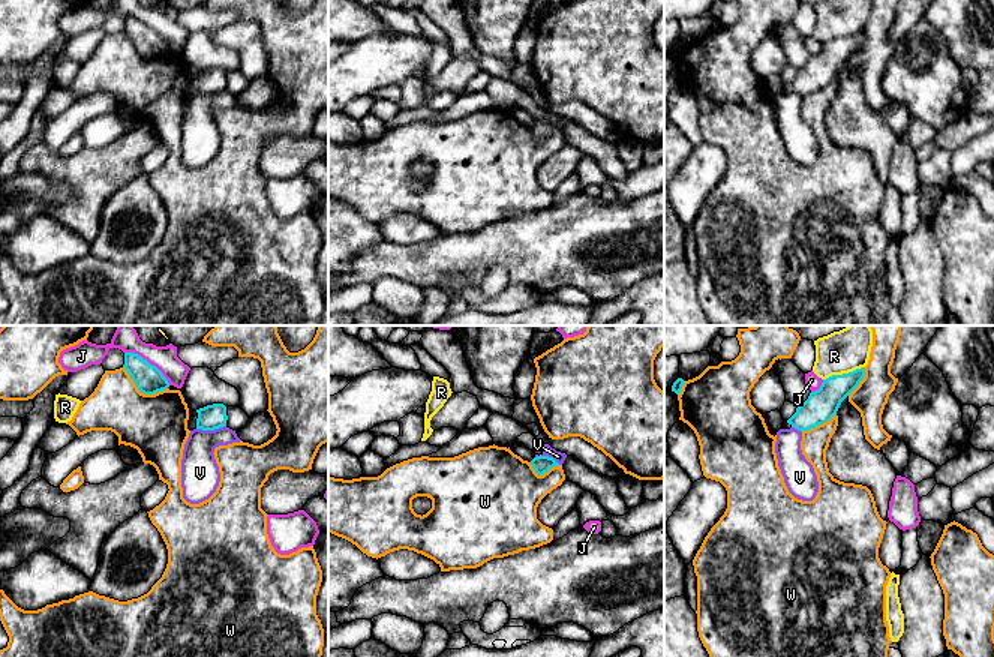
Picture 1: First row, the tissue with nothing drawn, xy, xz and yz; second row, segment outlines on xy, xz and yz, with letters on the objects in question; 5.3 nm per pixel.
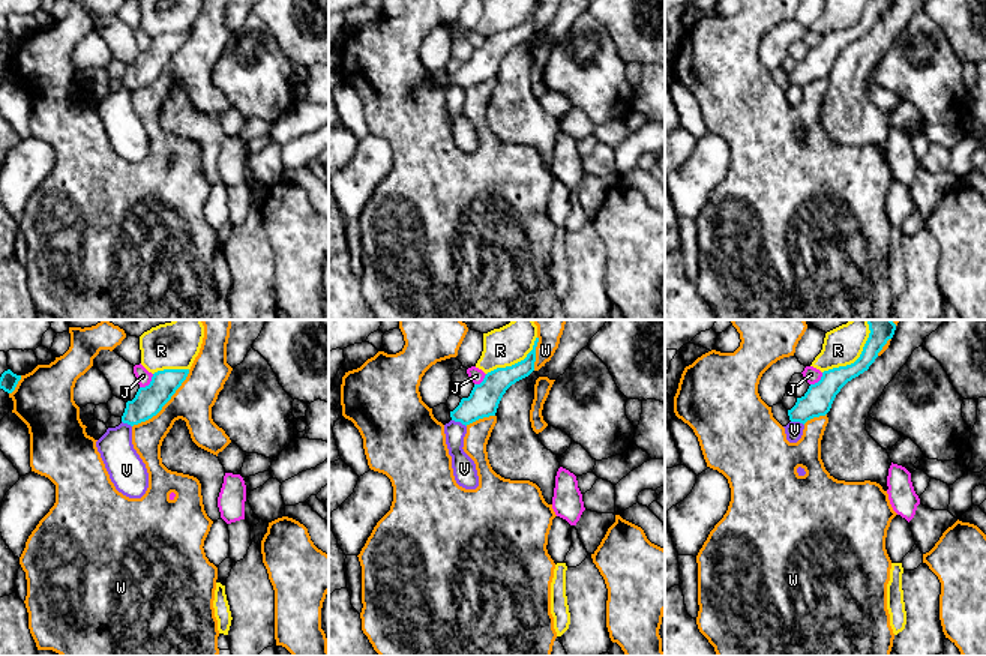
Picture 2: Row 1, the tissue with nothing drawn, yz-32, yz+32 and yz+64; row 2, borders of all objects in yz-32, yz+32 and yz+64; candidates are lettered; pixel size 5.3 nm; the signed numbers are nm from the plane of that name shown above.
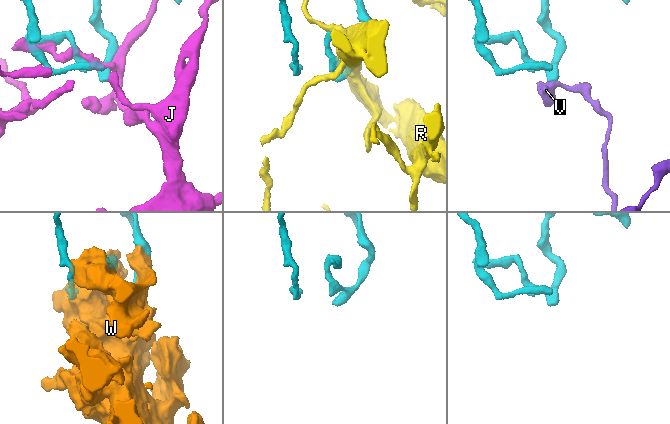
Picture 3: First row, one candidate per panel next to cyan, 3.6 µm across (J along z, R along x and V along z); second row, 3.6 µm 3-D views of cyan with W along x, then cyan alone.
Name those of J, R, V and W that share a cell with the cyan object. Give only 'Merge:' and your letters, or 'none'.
Merge: none

